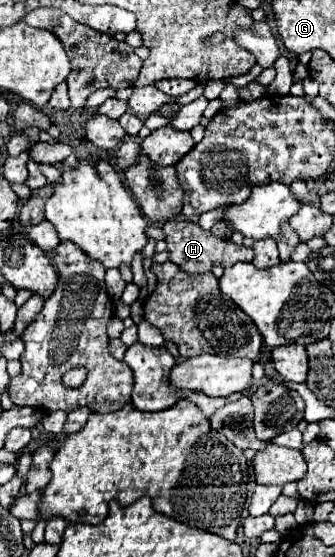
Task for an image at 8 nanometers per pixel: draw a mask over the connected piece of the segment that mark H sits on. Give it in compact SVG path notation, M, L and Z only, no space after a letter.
M187 219L167 221L163 231L167 235L165 243L167 243L167 251L169 251L169 261L187 273L205 273L205 271L211 271L211 267L215 267L215 265L221 265L227 269L239 261L251 261L253 259L253 249L243 247L243 245L235 245L233 241L217 239L213 233L207 233L197 223L187 221Z

